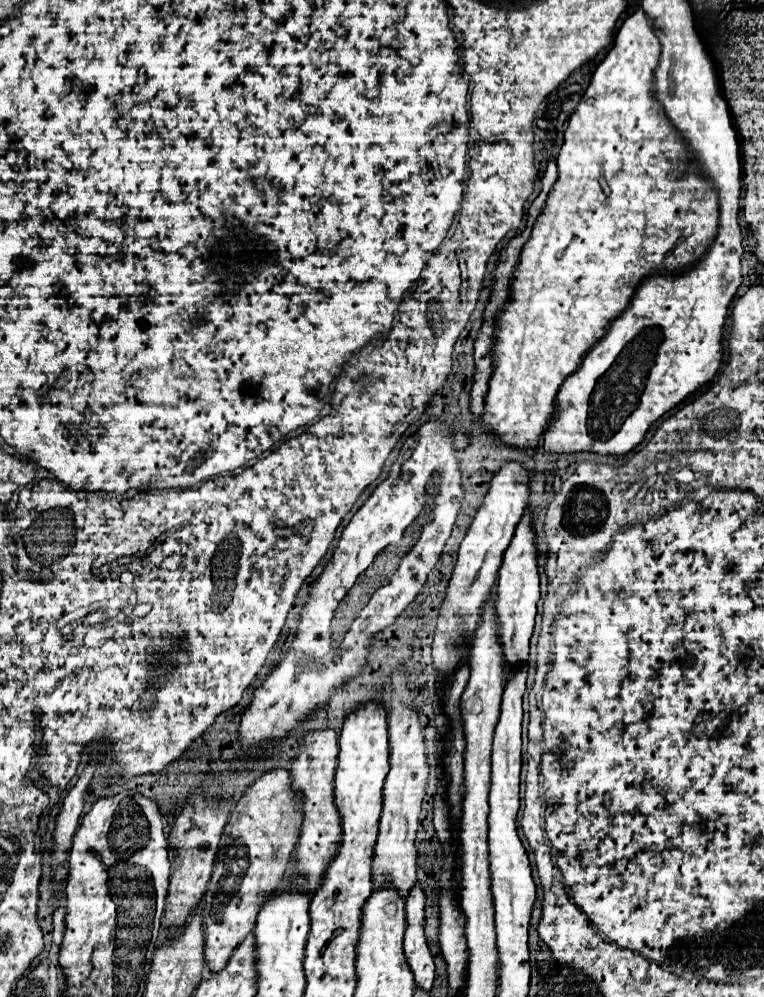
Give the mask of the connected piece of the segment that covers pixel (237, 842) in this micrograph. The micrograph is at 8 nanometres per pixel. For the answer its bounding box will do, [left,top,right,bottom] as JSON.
[204,770,302,972]

